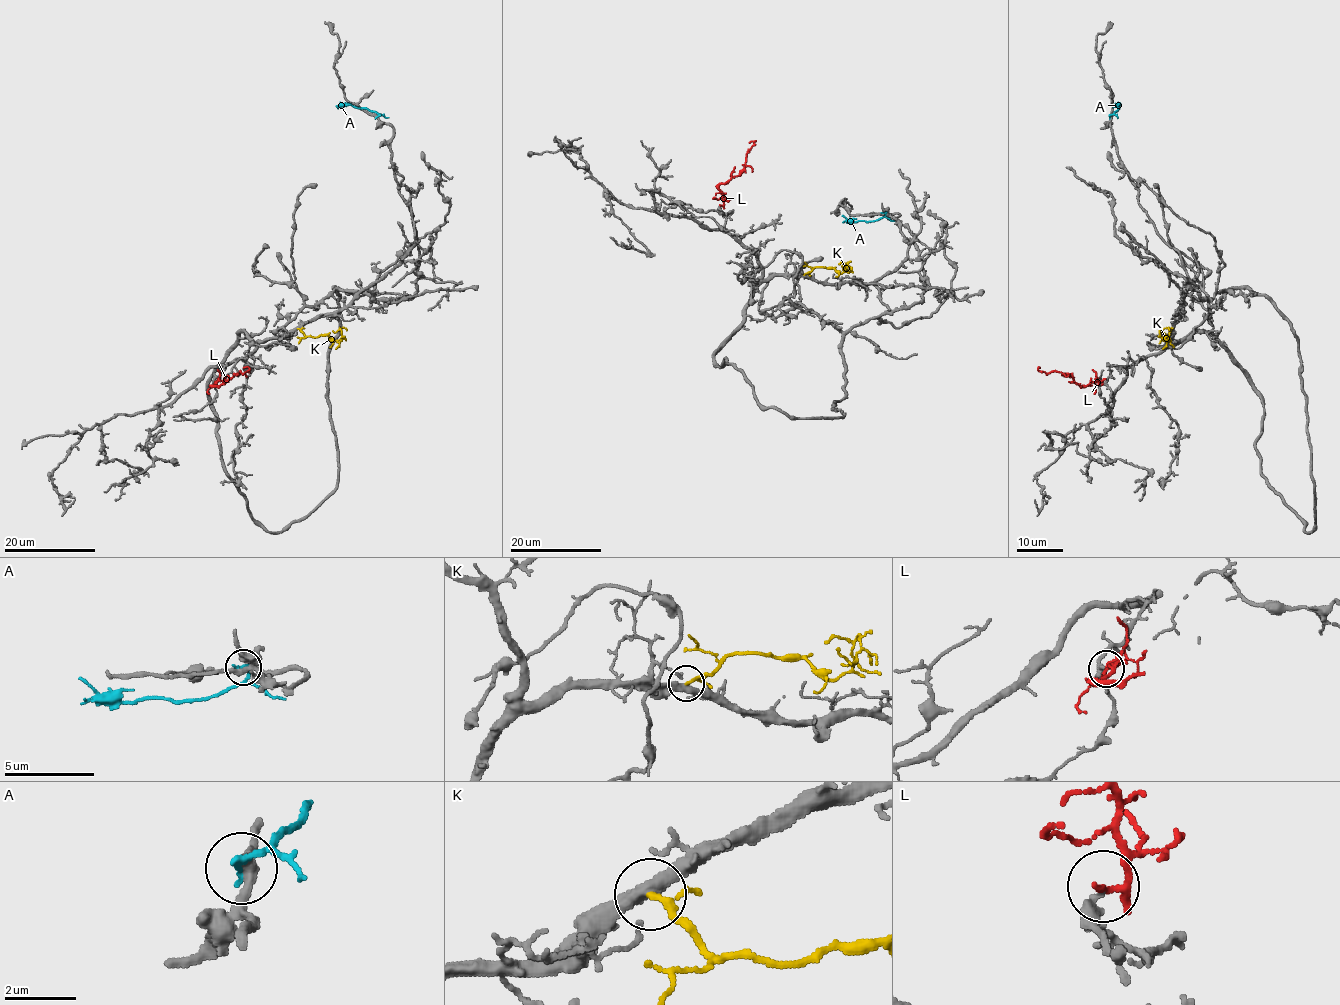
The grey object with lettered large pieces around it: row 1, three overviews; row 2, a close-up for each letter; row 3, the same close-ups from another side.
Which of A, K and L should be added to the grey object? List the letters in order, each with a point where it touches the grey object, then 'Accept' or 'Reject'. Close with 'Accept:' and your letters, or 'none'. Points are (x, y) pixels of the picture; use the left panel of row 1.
A: Touches grey at (378, 116). Reject
K: Touches grey at (298, 328). Accept
L: Touches grey at (214, 382). Reject
Accept: K

